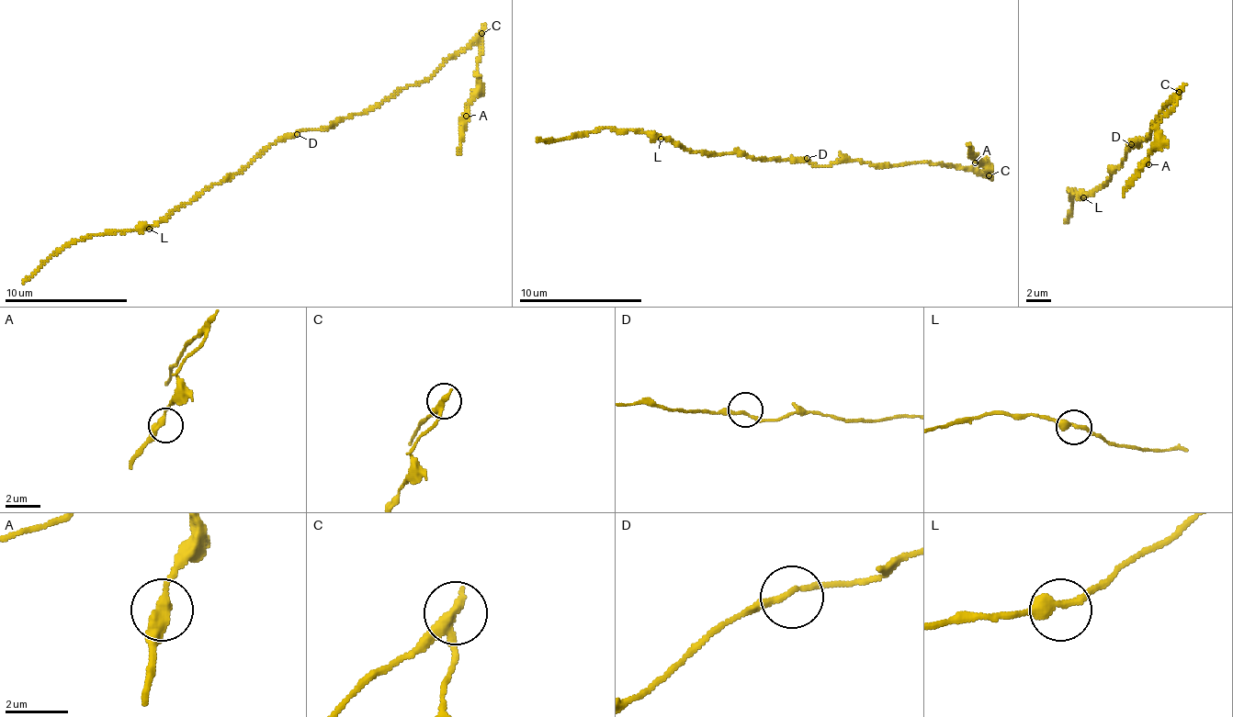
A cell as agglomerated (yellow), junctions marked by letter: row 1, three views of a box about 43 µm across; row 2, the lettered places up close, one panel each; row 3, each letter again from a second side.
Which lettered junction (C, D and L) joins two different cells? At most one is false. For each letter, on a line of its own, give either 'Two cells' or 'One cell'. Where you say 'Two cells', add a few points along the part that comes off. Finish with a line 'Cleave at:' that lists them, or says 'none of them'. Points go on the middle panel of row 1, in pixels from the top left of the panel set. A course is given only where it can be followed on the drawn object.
C: Two cells. Course of the part to remove: (989, 176), (985, 162), (986, 166), (967, 145)
D: One cell
L: One cell
Cleave at: C

